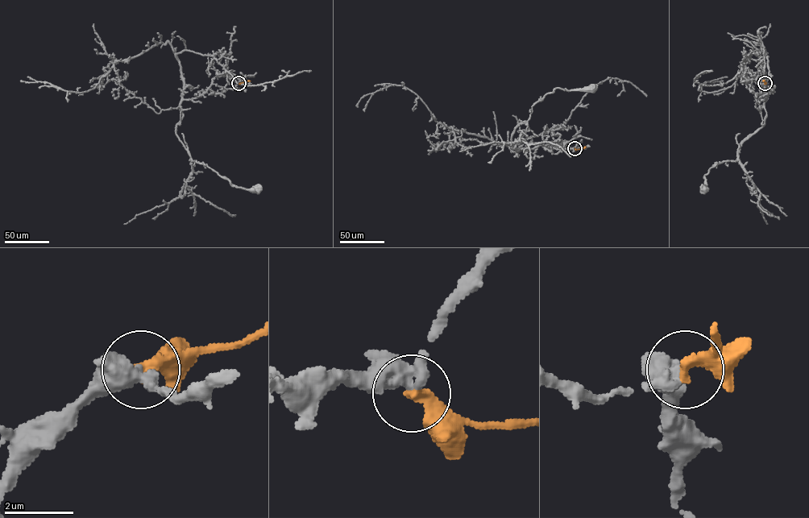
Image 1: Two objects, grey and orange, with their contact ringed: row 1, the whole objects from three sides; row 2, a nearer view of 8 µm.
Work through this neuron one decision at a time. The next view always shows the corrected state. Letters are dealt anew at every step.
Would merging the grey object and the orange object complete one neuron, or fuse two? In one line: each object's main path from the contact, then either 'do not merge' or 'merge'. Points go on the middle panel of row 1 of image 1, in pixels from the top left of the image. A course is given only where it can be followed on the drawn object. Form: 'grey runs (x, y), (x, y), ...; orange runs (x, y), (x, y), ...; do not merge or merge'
grey runs (574, 148), (541, 143), (518, 151), (512, 147), (512, 134), (528, 119), (532, 106), (555, 89), (593, 87); orange runs (574, 148), (585, 147); merge

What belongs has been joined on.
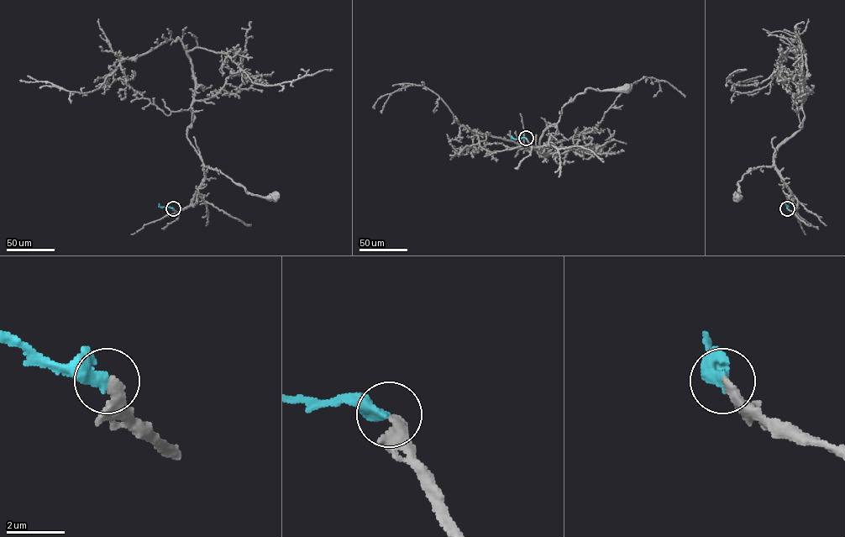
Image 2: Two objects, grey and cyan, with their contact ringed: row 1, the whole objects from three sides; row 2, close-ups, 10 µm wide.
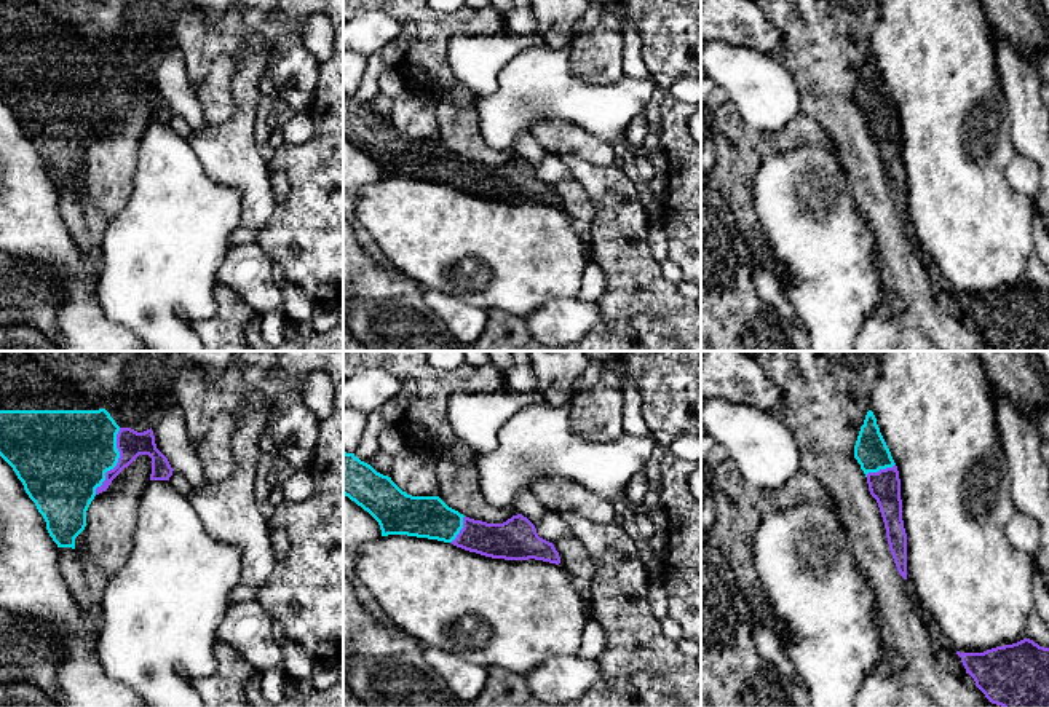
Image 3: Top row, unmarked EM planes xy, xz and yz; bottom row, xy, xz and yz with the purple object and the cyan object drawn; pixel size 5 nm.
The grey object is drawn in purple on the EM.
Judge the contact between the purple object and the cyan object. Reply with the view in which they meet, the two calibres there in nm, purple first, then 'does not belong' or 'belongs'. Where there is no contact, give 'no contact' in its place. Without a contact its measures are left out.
meets purple in xy; 140 nm thick on the purple side, 420 nm on the other; belongs

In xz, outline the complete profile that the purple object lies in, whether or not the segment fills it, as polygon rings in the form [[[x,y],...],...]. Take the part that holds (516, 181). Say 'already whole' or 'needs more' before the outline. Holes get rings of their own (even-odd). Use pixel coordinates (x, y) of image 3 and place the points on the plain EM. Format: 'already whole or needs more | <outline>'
needs more | [[[343,94],[343,137],[378,164],[382,179],[437,182],[492,201],[560,206],[554,187],[540,180],[535,168],[522,156],[503,166],[465,160],[439,139],[407,137],[391,120],[346,94]]]

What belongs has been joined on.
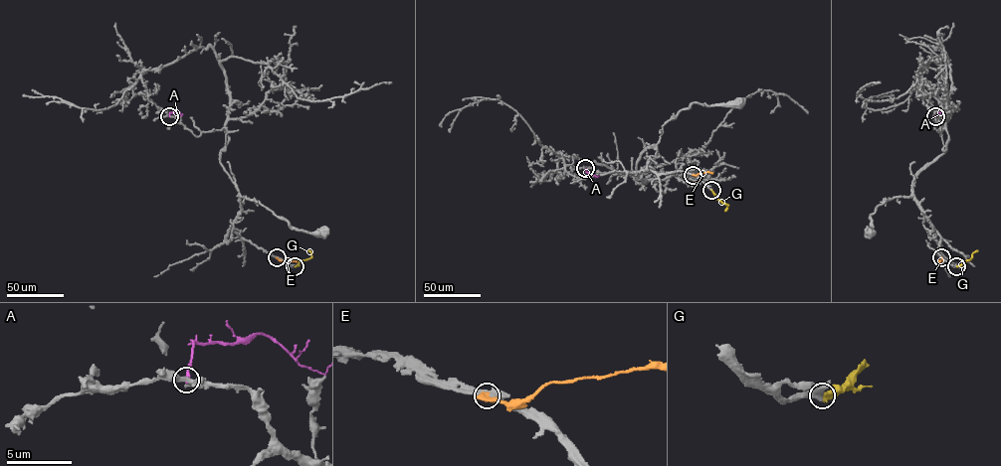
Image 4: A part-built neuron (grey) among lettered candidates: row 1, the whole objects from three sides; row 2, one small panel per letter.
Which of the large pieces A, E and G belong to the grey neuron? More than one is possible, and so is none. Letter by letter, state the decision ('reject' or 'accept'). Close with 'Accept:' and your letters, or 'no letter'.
A: reject
E: reject
G: accept
Accept: G

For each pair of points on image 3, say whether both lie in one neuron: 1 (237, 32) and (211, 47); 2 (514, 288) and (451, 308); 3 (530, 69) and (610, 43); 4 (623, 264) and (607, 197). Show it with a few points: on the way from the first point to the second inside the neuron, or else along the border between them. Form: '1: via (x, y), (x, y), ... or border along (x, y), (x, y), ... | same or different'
1: via (230, 32), (217, 40) | same
2: border along (433, 289), (478, 305), (486, 312) | different
3: border along (569, 45), (569, 69), (580, 78), (596, 83) | different
4: via (621, 248), (618, 213) | same

